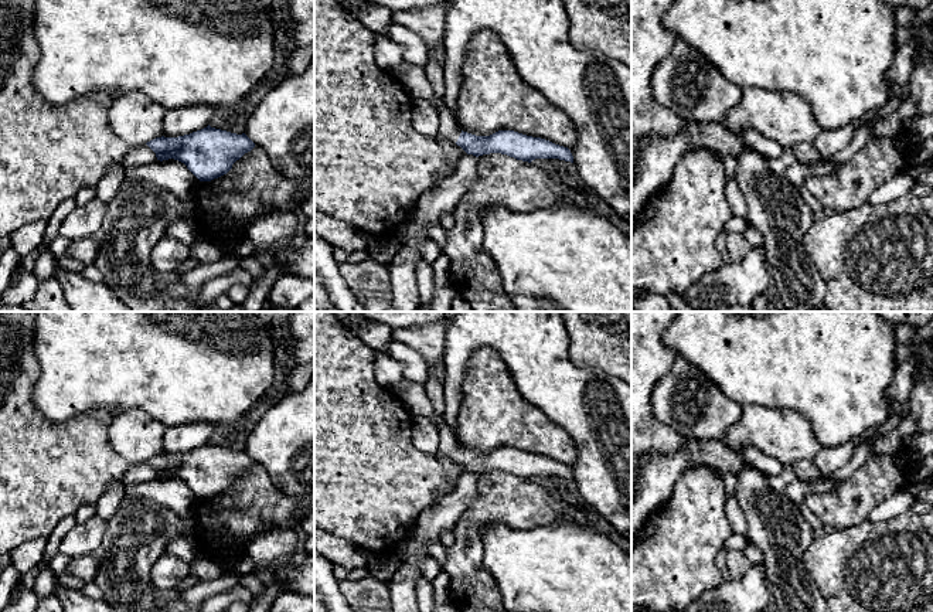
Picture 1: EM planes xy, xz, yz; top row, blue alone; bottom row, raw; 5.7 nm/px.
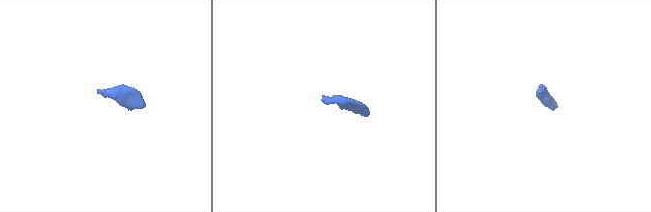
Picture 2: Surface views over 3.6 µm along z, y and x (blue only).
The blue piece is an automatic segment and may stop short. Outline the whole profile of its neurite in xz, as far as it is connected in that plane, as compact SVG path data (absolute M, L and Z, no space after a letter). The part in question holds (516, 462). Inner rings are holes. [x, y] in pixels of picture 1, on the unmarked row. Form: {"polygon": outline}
{"polygon": "M443 418L437 431L440 435L437 458L457 462L467 472L479 475L501 470L528 480L535 476L559 476L573 480L573 473L568 465L541 455L527 453L514 448L498 448L490 453L476 453L463 449L453 429Z"}

